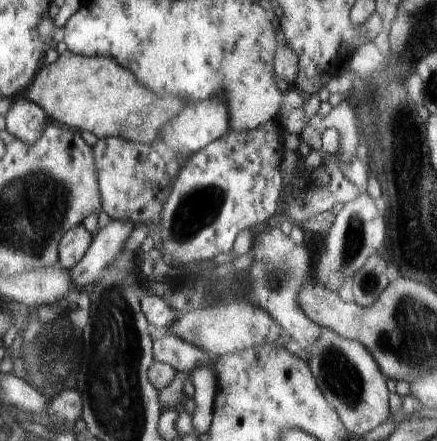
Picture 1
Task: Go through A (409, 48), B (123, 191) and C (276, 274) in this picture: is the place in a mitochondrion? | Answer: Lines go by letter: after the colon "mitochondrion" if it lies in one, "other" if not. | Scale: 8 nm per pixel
A: other
B: other
C: mitochondrion

